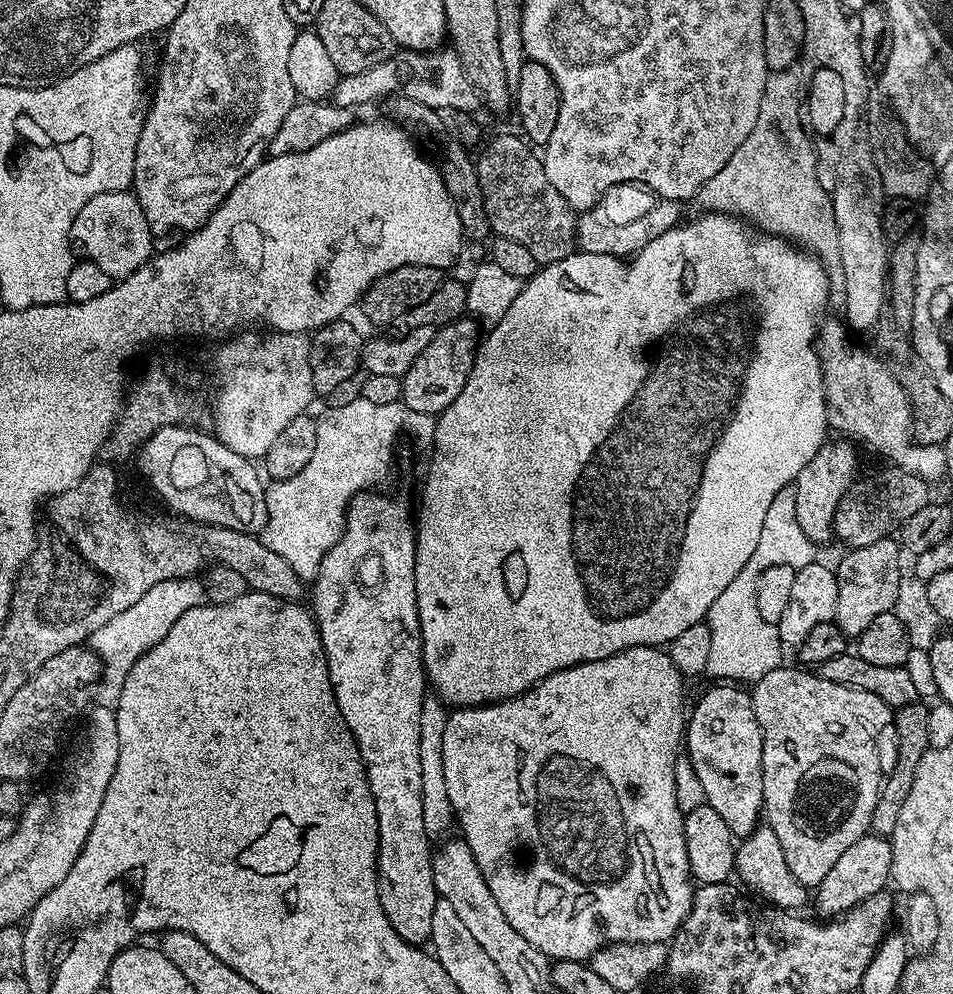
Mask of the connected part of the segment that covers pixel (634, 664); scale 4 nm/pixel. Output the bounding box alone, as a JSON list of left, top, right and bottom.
[442,646,694,962]

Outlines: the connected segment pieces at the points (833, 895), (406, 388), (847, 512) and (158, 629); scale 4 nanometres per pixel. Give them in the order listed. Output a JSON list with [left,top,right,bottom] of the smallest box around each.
[[814,834,891,918],[402,316,480,418],[832,466,929,549],[90,578,206,709]]

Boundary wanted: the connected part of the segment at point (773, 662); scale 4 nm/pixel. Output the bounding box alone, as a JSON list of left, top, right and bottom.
[706,486,817,682]

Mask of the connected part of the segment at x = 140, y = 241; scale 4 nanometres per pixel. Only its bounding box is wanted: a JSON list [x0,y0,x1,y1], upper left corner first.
[71,190,154,282]

